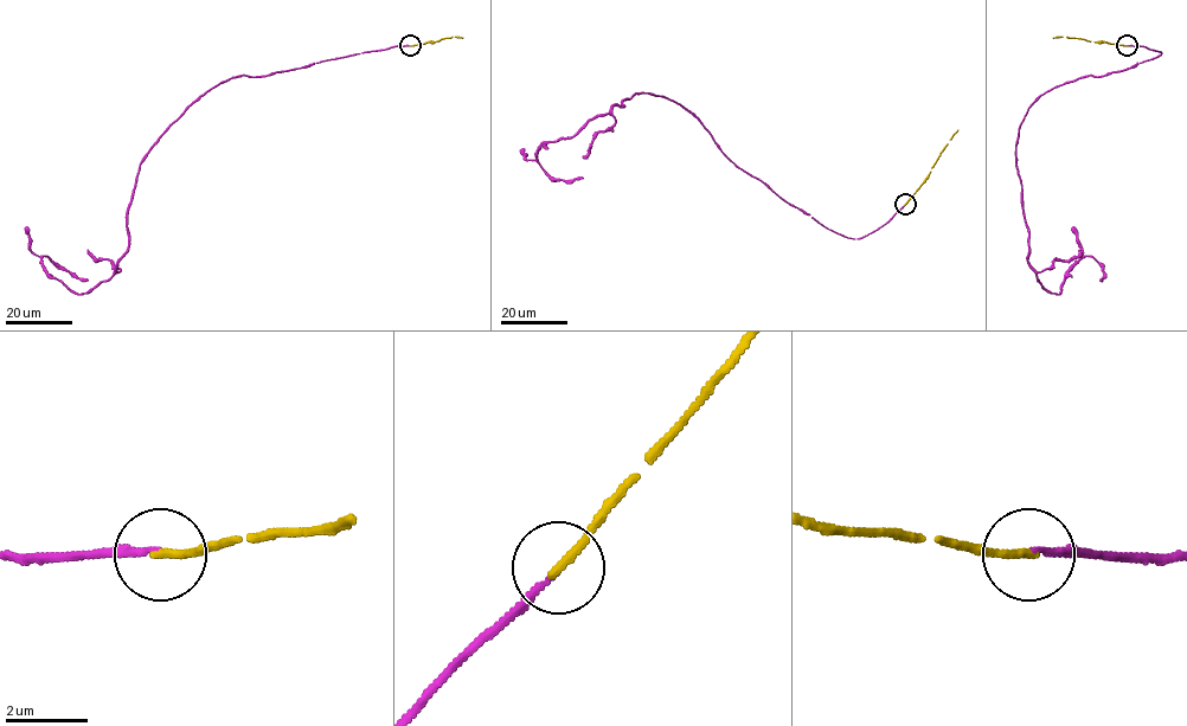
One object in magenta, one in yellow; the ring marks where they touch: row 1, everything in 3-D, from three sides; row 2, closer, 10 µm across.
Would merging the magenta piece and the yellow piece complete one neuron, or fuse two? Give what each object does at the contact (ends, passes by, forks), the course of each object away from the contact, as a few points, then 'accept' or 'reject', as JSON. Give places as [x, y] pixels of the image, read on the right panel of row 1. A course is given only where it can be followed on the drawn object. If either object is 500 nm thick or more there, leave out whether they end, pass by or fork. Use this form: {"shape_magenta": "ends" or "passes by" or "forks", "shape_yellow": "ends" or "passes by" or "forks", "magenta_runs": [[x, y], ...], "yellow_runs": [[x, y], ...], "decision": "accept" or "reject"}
{"shape_magenta": "ends", "shape_yellow": "ends", "magenta_runs": [[1127, 45], [1161, 53], [1044, 92], [1015, 147], [1039, 283], [1059, 294], [1088, 256], [1099, 280]], "yellow_runs": [[1127, 45], [1066, 36], [1053, 38]], "decision": "accept"}

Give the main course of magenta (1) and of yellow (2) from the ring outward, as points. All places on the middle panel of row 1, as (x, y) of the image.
1: (905, 204), (861, 238), (836, 233), (739, 168), (682, 105), (647, 92), (537, 152), (556, 179), (583, 177)
2: (905, 204), (957, 130)

